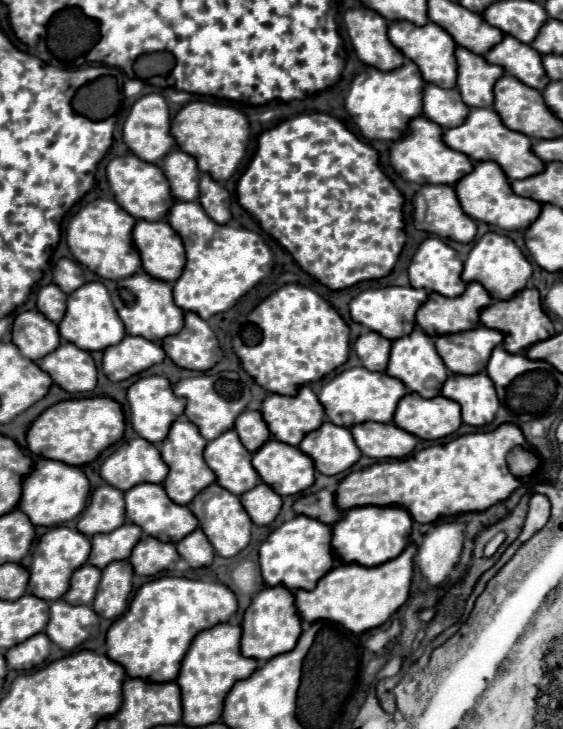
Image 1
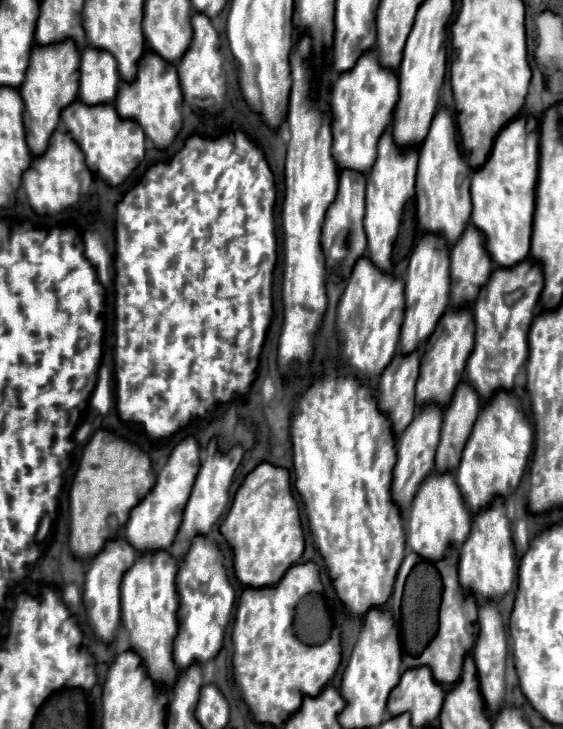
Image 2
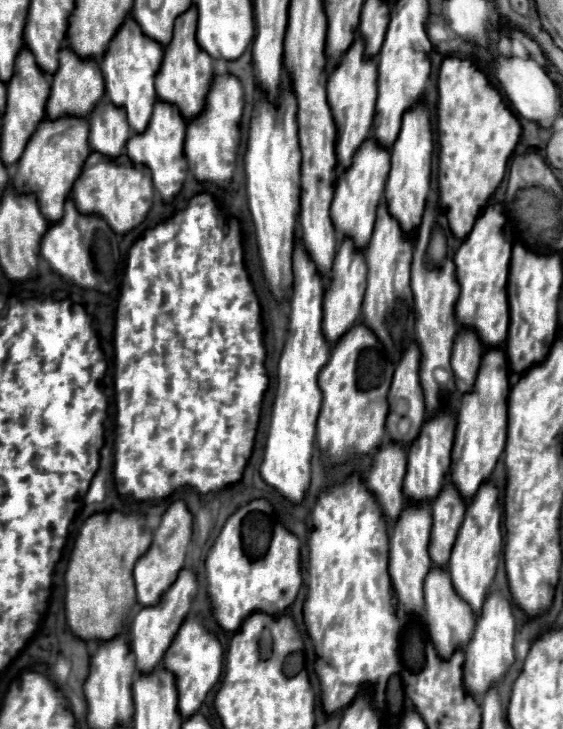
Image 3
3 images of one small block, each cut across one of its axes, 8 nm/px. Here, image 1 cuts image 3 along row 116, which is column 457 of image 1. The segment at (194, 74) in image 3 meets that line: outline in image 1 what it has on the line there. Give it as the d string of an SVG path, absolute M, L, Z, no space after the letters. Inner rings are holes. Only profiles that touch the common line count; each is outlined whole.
M478 162L470 174L466 174L456 186L458 200L462 210L474 220L498 226L502 230L526 230L542 212L542 204L530 198L516 196L512 186L504 174L504 170L496 162Z

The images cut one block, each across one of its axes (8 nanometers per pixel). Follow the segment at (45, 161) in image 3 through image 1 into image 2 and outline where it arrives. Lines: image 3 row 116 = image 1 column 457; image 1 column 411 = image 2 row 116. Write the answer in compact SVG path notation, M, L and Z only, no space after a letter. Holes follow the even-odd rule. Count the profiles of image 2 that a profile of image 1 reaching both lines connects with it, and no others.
M60 40L48 46L32 44L30 60L26 68L26 78L20 86L20 96L24 102L24 130L26 130L26 142L32 154L44 152L48 144L48 136L58 126L60 112L66 104L76 100L80 86L80 50L72 40Z

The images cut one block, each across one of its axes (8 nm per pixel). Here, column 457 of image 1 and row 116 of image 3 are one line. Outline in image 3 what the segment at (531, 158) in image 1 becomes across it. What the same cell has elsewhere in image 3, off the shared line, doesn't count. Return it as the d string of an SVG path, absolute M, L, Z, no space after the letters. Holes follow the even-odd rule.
M126 14L122 26L118 28L118 32L114 34L114 38L108 44L108 50L100 58L100 70L102 70L104 84L106 84L106 98L110 102L114 102L116 106L126 108L126 116L128 116L128 124L130 124L132 132L144 132L150 122L152 106L156 100L154 76L160 68L162 54L164 54L162 46L156 44L154 40L150 40L140 30L140 26L134 22L134 18L130 14Z

